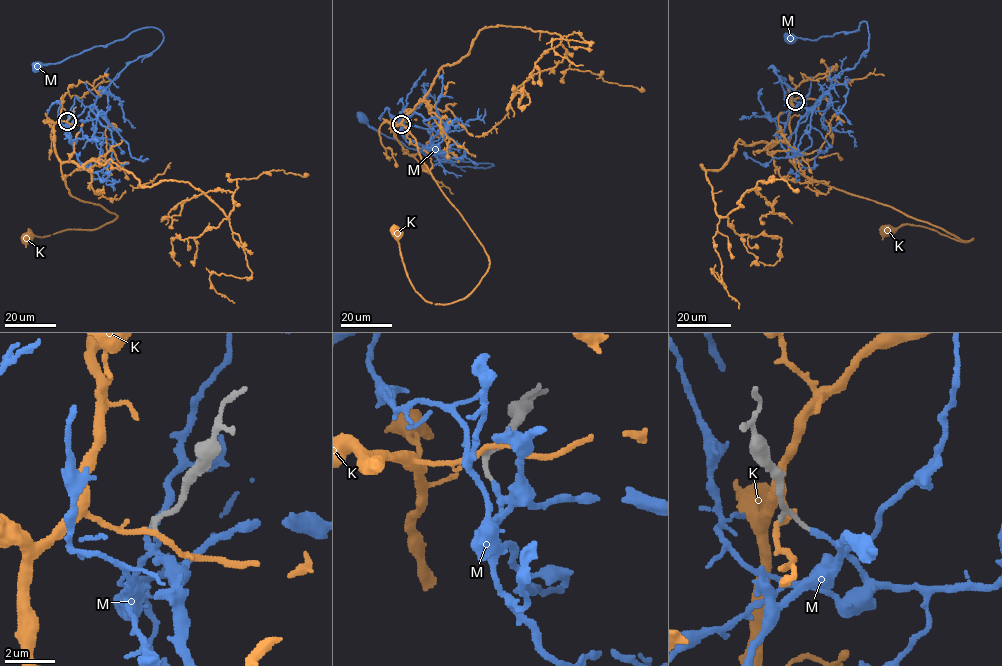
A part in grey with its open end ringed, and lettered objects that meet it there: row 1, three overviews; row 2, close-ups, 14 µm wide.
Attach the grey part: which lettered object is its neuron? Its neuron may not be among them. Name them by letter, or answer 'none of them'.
M

